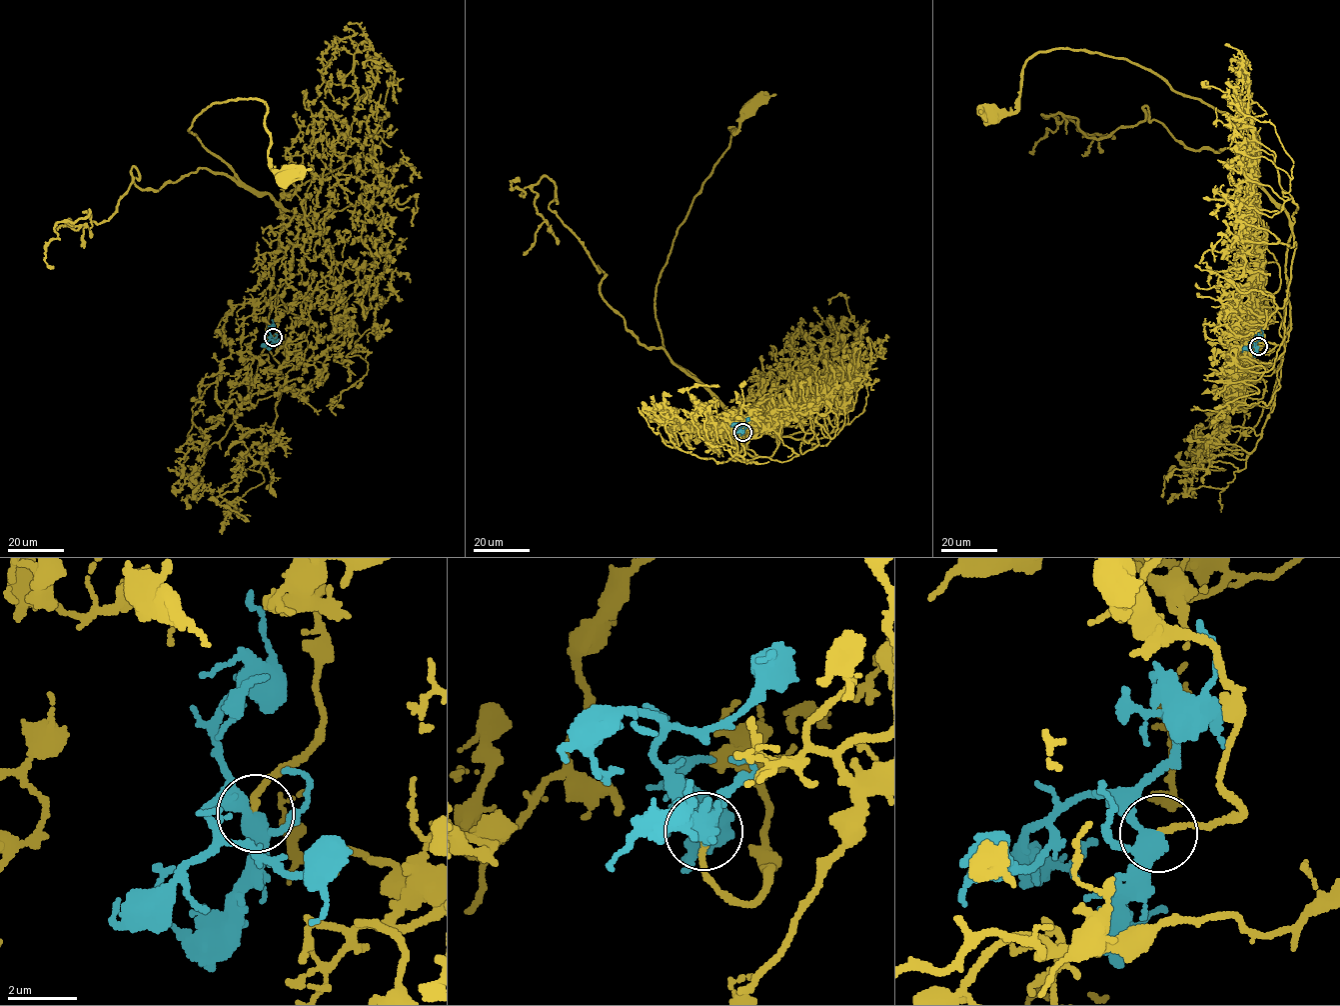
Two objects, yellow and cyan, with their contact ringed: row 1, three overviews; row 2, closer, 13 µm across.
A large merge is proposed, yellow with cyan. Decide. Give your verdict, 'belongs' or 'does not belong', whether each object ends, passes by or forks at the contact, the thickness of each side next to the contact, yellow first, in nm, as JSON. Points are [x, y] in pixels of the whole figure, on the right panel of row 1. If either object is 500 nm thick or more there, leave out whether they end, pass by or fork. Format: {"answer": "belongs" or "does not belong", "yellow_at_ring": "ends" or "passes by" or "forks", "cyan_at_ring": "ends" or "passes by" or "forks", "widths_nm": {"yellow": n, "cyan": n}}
{"answer": "belongs", "yellow_at_ring": "ends", "cyan_at_ring": "forks", "widths_nm": {"yellow": 160, "cyan": 360}}

